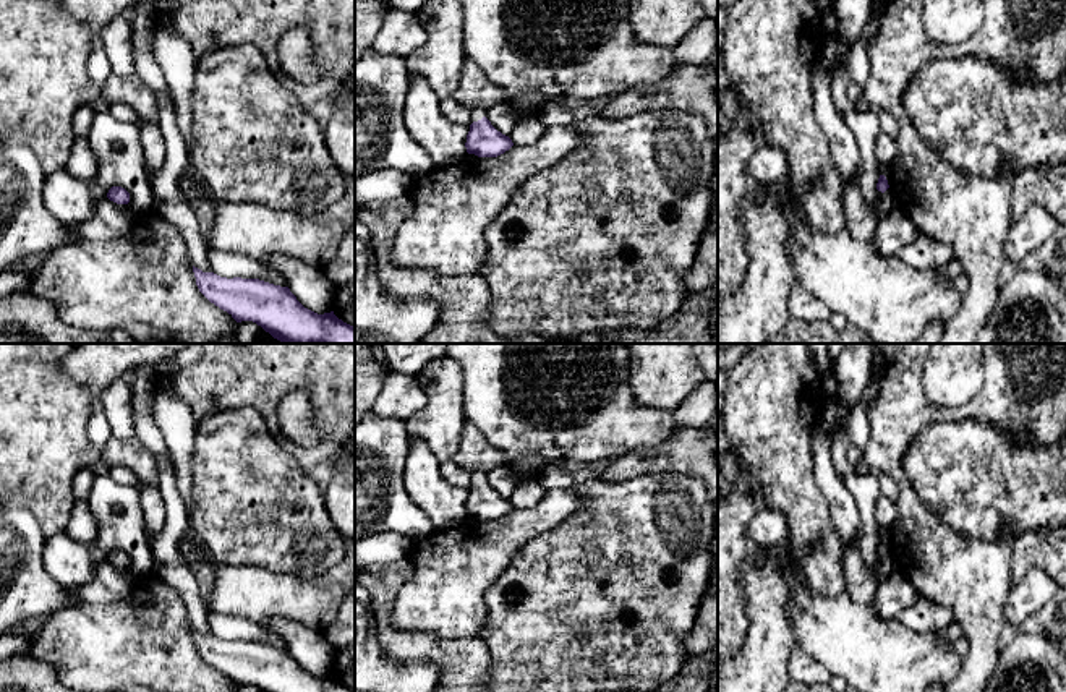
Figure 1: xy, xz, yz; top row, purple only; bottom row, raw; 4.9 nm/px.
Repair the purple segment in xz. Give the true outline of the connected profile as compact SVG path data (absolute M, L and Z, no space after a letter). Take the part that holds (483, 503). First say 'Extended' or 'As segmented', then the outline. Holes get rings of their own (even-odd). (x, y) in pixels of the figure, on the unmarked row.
Extended. M478 472L470 473L471 488L467 498L467 515L478 520L497 520L509 514L514 506L509 499L497 494Z

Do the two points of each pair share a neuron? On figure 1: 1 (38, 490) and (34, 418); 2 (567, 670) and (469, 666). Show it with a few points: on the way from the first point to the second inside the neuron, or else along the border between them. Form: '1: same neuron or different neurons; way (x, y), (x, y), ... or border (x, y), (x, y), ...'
1: same neuron; way (36, 472), (34, 436)
2: different neurons; border (480, 634), (490, 657), (490, 674)

